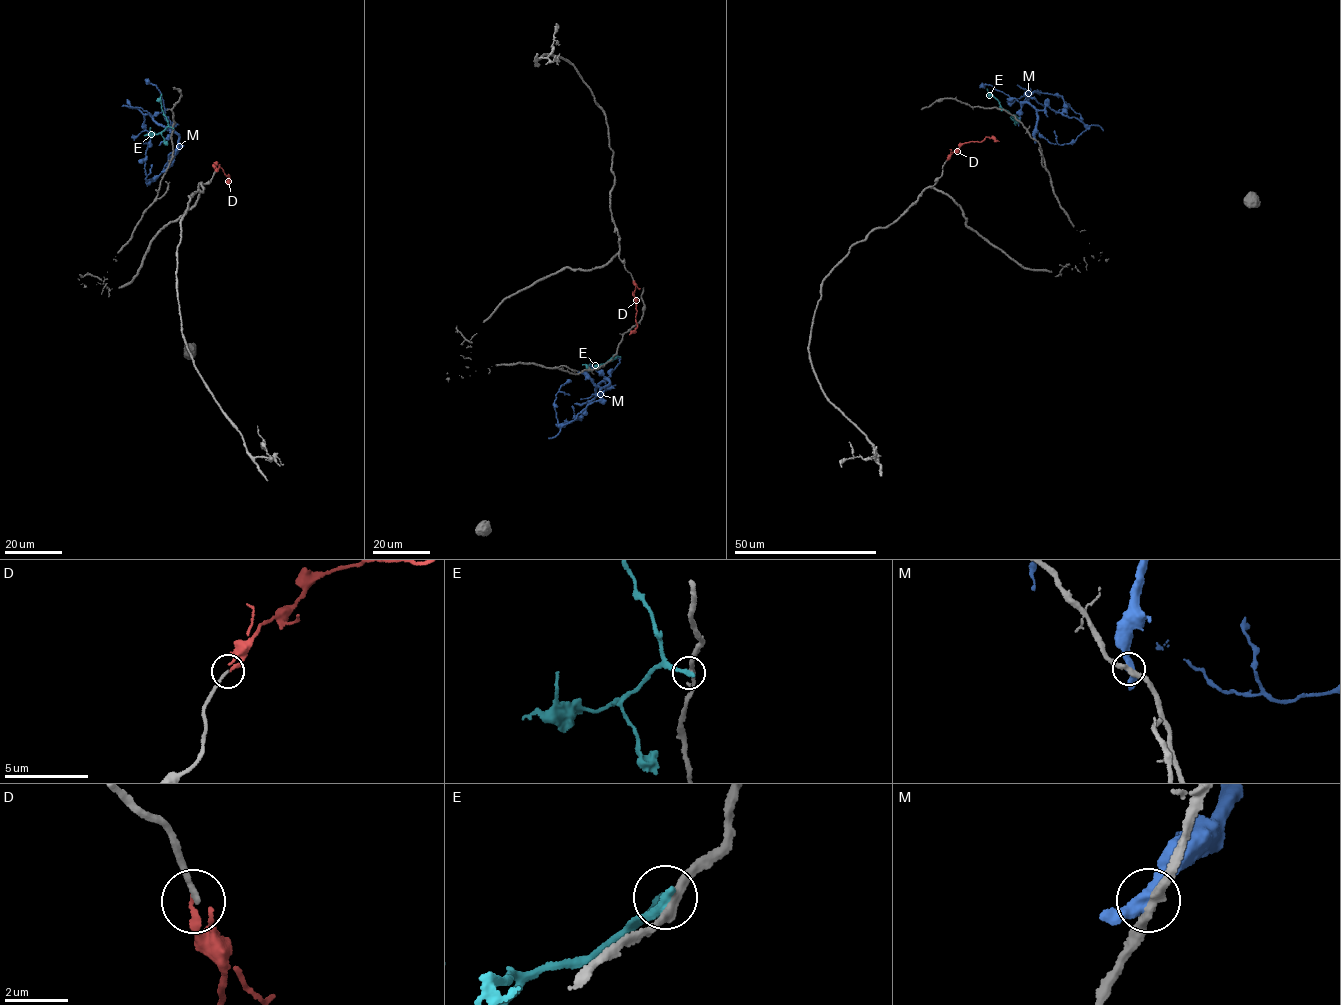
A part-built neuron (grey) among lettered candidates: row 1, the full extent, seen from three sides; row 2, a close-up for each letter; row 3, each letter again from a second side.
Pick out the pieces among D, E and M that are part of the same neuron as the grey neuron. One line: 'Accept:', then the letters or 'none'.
Accept: none

